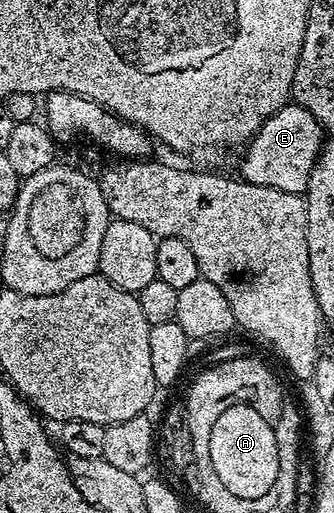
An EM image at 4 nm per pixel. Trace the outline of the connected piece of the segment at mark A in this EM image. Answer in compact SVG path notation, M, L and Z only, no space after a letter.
M232 409L232 413L224 413L220 425L216 425L216 433L212 433L212 461L216 461L216 469L220 469L220 477L224 477L224 485L228 485L232 493L240 493L240 497L264 493L264 489L272 485L272 477L276 477L276 445L272 445L268 425L264 425L252 409Z

